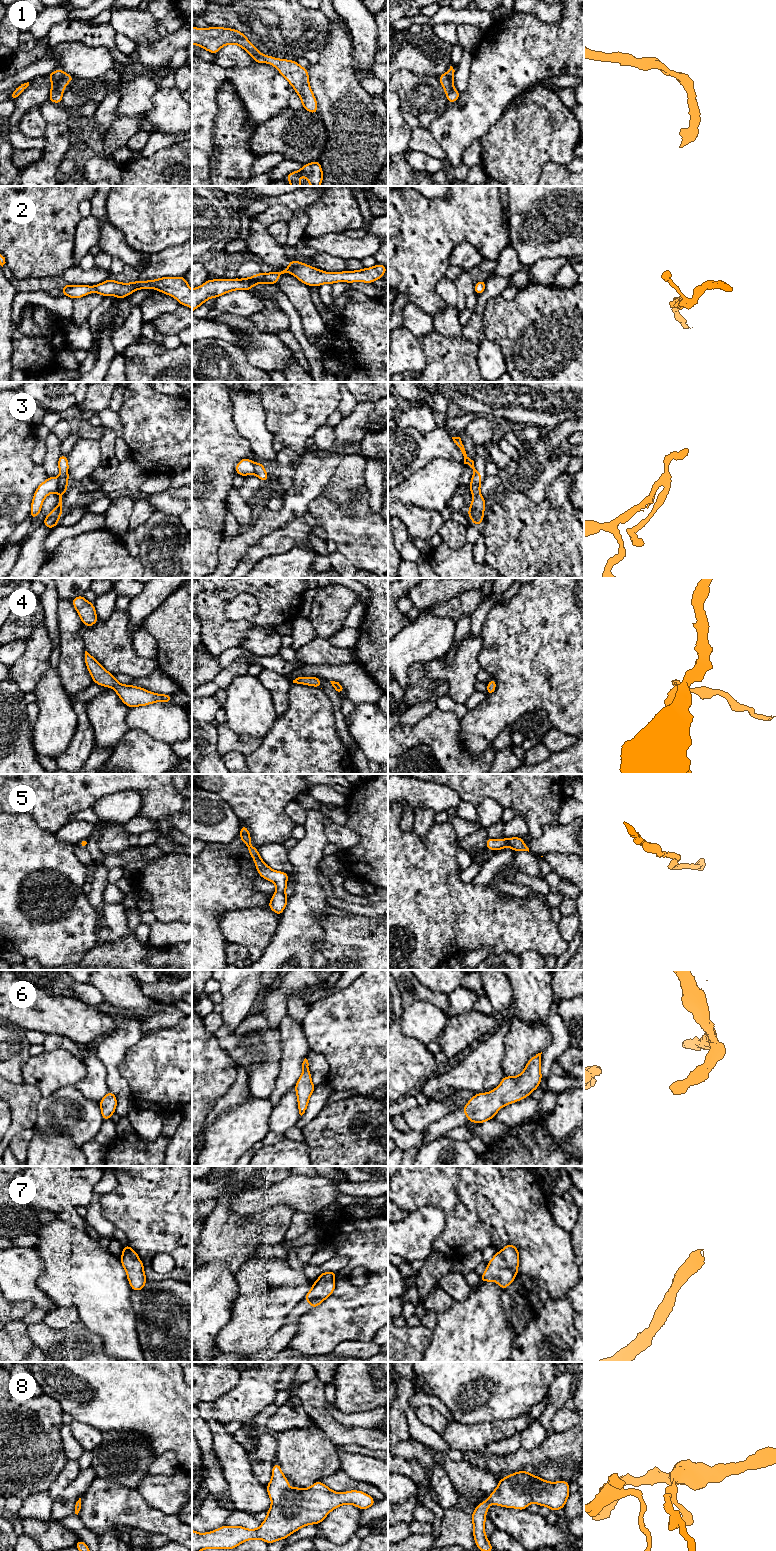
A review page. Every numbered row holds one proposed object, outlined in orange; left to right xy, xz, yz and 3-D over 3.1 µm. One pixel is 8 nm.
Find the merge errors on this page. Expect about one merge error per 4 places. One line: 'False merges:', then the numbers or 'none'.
False merges: 3

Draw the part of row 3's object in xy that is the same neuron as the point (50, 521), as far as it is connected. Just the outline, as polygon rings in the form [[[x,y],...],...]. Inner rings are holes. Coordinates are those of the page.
[[[61,454],[59,459],[58,459],[58,468],[60,472],[60,478],[58,482],[58,494],[59,494],[59,503],[58,505],[49,513],[48,516],[45,517],[43,525],[46,526],[47,528],[54,528],[55,526],[58,525],[58,520],[63,513],[62,509],[62,496],[63,494],[67,491],[68,486],[68,480],[69,480],[69,475],[68,475],[68,459],[67,456]]]

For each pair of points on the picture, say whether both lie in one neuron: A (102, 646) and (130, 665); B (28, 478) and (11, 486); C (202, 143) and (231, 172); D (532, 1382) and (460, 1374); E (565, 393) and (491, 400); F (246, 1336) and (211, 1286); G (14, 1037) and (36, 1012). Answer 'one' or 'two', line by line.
A: one
B: one
C: two
D: one
E: one
F: two
G: two

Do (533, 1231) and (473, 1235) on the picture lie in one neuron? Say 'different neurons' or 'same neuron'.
same neuron

